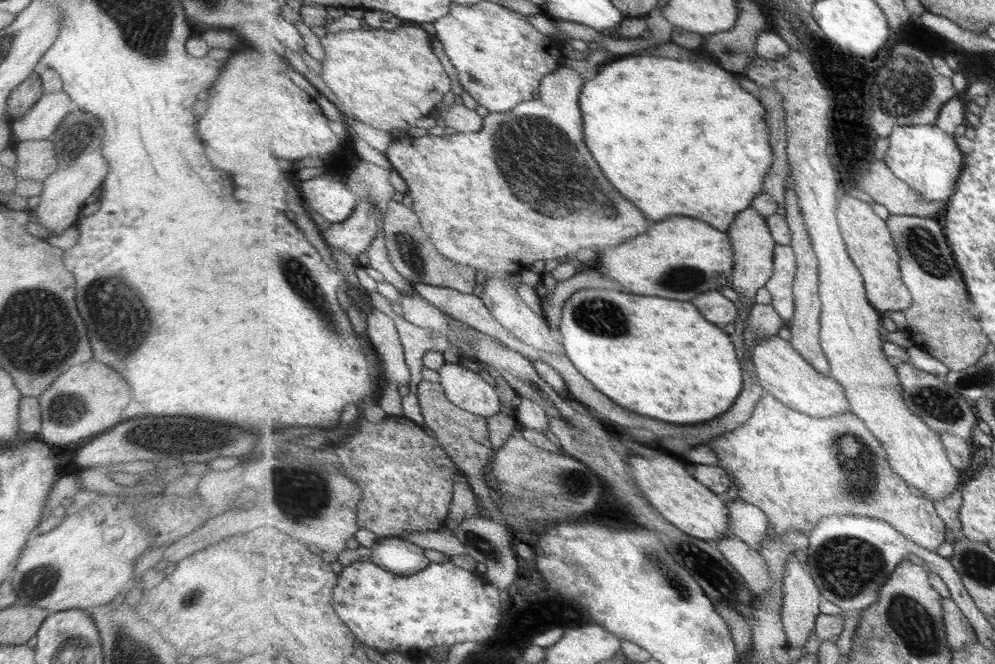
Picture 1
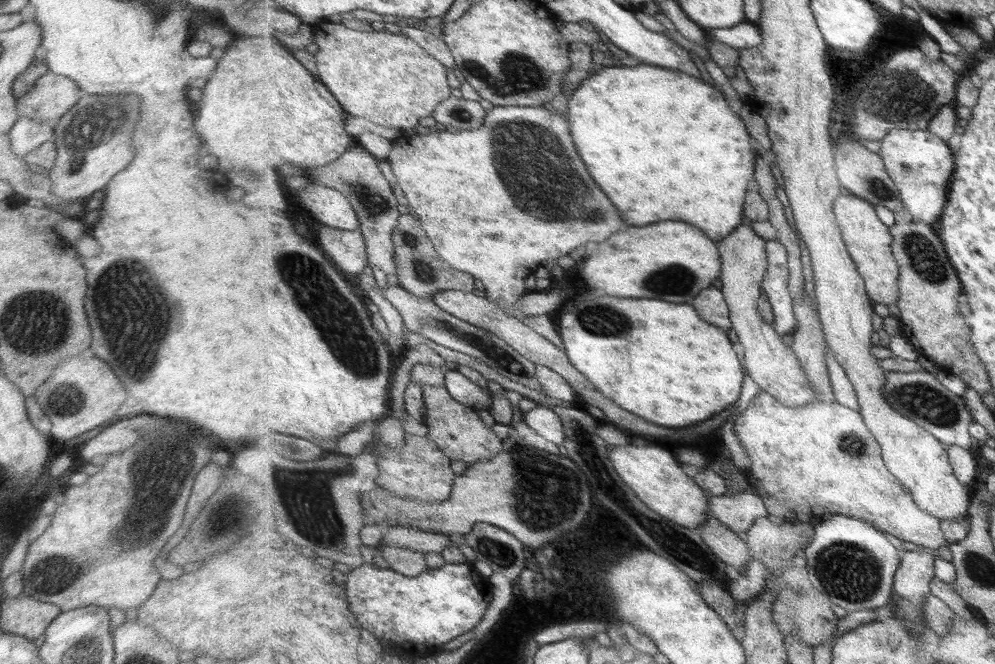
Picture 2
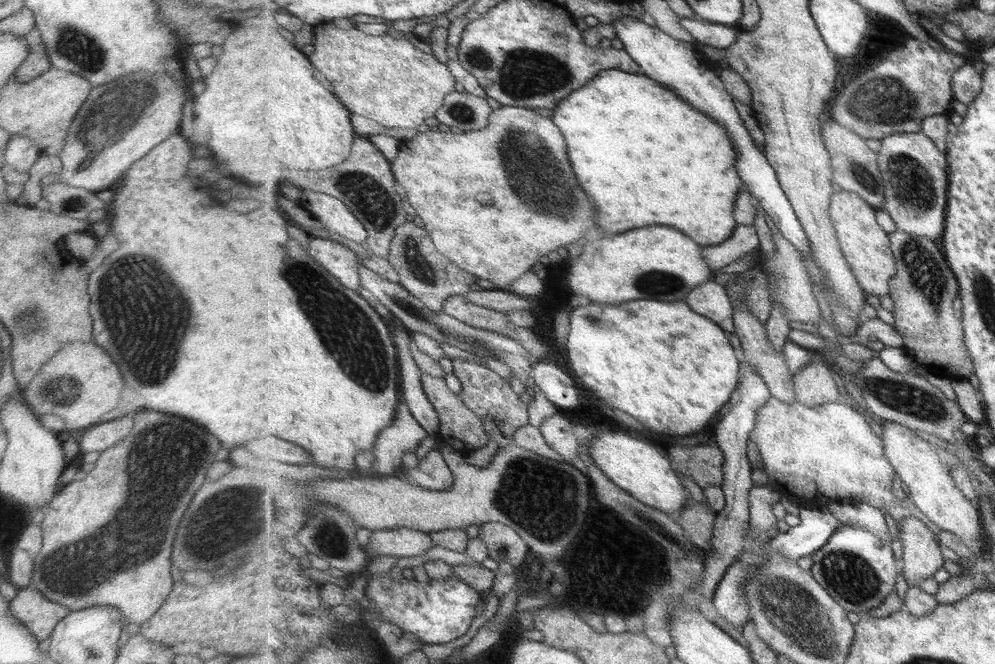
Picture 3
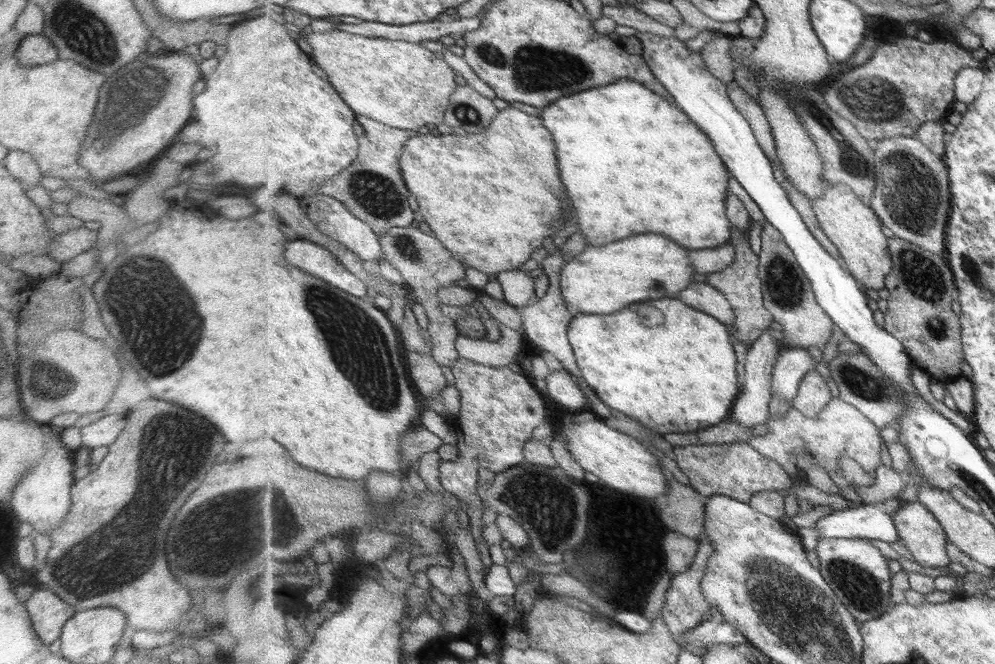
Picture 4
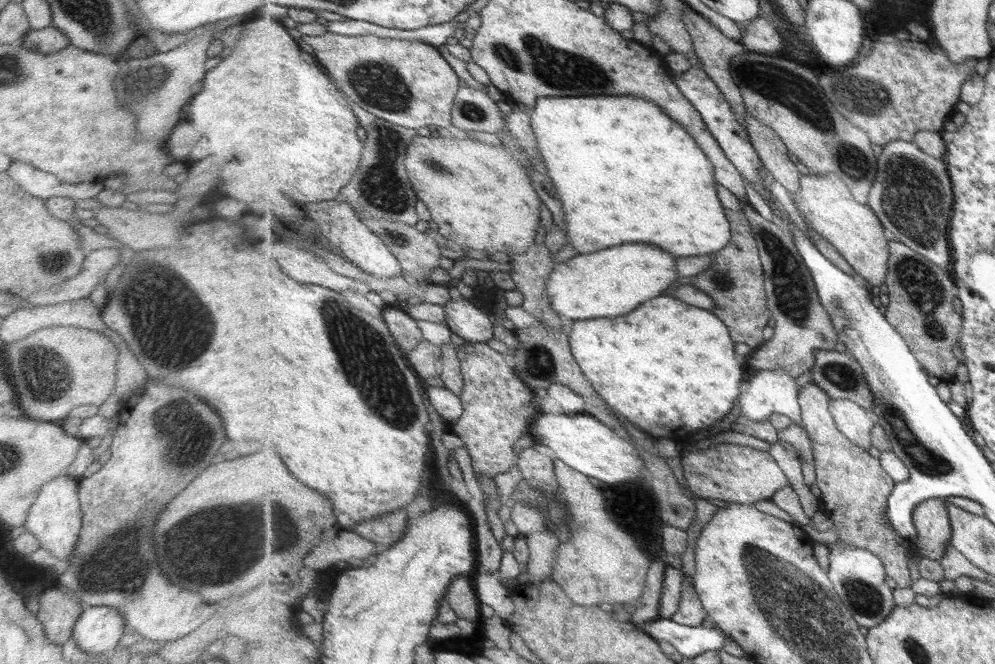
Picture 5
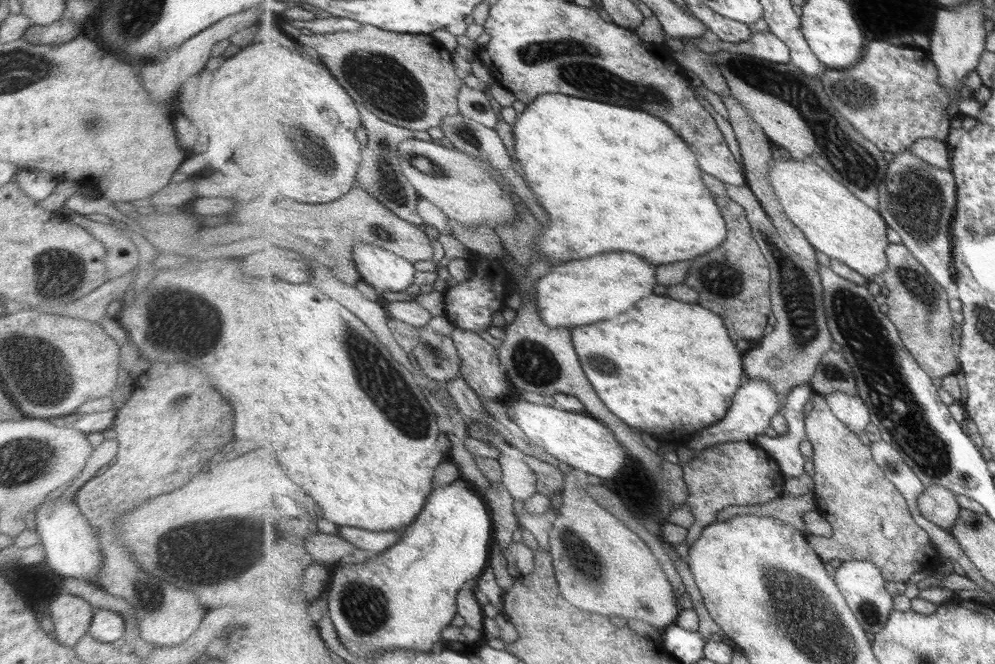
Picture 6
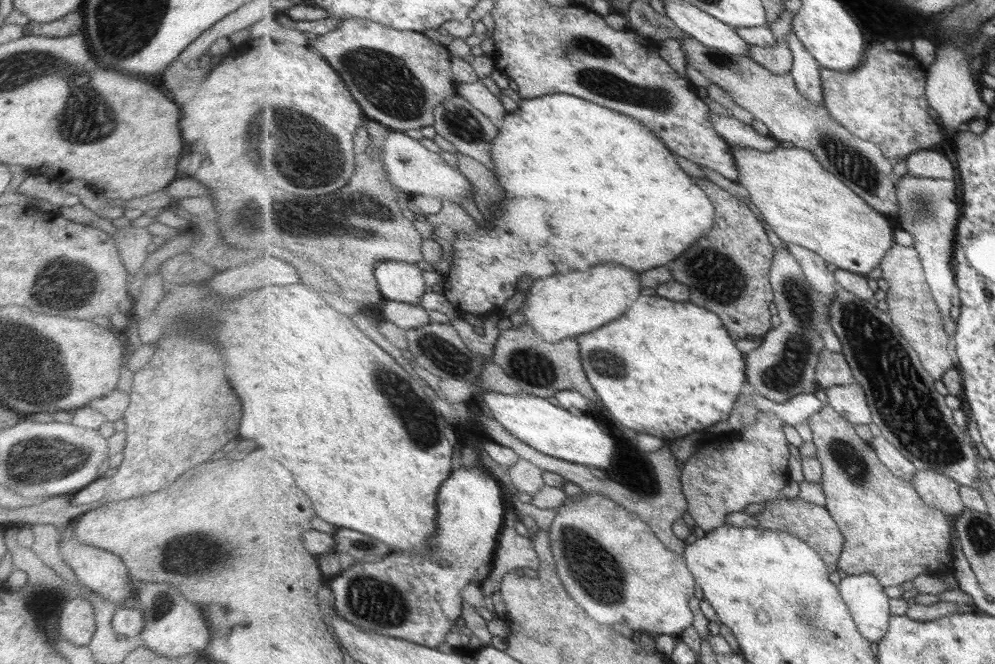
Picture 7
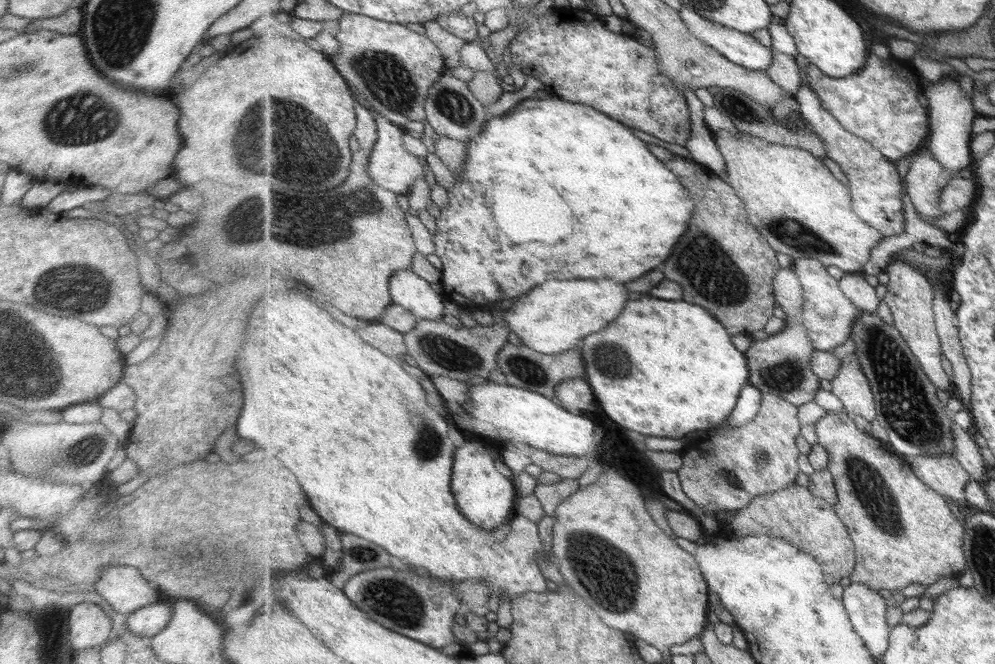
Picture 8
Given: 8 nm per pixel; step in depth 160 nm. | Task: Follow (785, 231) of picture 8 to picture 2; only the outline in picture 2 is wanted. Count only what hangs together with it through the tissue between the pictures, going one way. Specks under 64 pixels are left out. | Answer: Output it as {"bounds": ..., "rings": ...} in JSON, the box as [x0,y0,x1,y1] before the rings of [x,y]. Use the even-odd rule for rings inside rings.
{"bounds":[834,194,901,307],"rings":[[[852,194],[849,196],[840,195],[835,200],[834,211],[850,255],[854,257],[859,272],[866,280],[866,290],[871,301],[885,304],[887,307],[890,304],[897,306],[897,303],[901,300],[899,288],[900,266],[892,248],[894,237],[890,228],[879,220],[879,216],[877,216],[873,206],[874,204],[871,204],[869,201],[865,201]]]}

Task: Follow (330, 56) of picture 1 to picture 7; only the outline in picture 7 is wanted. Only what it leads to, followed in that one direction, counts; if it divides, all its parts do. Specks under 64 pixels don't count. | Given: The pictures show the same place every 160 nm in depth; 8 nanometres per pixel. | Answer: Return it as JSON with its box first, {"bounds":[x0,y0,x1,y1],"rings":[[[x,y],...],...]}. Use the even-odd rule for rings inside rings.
{"bounds":[309,18,457,131],"rings":[[[350,18],[349,20],[341,21],[337,30],[333,30],[324,35],[318,35],[315,40],[309,38],[309,46],[323,57],[326,57],[326,59],[330,61],[330,64],[337,69],[338,73],[342,76],[342,79],[346,81],[347,88],[355,94],[354,97],[358,100],[358,103],[362,105],[365,117],[368,120],[380,122],[385,126],[391,127],[395,131],[421,130],[423,126],[434,126],[436,123],[435,109],[440,106],[445,99],[451,98],[456,94],[455,88],[457,82],[455,81],[455,75],[452,71],[453,63],[451,53],[449,53],[446,46],[431,40],[431,38],[428,38],[425,34],[420,32],[389,28],[386,25],[365,18]]]}

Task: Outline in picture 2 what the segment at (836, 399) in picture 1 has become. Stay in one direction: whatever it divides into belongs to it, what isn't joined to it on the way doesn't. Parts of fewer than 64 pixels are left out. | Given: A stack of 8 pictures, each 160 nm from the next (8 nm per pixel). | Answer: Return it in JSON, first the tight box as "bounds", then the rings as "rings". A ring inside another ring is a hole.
{"bounds":[718,219,817,408],"rings":[[[745,219],[733,234],[720,240],[718,245],[723,259],[720,277],[722,292],[730,309],[732,328],[744,349],[747,374],[761,390],[771,393],[787,407],[798,408],[817,401],[817,391],[803,370],[794,348],[783,342],[774,325],[767,323],[760,311],[760,299],[764,294],[762,284],[770,267],[767,241],[758,236],[751,220]]]}

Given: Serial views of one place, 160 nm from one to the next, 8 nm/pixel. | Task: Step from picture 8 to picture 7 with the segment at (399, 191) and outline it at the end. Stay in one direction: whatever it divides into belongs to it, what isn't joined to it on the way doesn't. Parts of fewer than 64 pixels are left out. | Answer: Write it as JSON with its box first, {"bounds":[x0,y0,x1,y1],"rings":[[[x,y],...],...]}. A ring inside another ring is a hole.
{"bounds":[383,130,473,204],"rings":[[[393,130],[386,140],[384,149],[383,162],[388,180],[398,190],[403,190],[411,195],[433,196],[435,199],[457,204],[461,204],[465,197],[473,196],[473,184],[467,180],[463,172],[449,166],[439,151],[432,152],[418,140],[407,136],[404,131]]]}

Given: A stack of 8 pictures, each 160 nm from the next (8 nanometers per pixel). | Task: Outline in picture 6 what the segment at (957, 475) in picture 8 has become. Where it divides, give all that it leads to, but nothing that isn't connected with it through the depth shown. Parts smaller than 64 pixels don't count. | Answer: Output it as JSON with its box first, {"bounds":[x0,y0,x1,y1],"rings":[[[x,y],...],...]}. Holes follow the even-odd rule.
{"bounds":[918,484,963,532],"rings":[[[939,484],[927,486],[918,498],[918,505],[923,517],[948,532],[958,522],[963,509],[958,496]]]}

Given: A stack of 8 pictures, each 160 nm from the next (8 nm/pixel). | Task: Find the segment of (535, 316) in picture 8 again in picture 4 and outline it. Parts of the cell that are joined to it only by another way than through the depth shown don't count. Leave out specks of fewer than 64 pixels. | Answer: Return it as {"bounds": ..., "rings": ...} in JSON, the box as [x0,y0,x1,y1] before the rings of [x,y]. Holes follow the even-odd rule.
{"bounds":[562,234,696,314],"rings":[[[641,234],[619,240],[607,246],[588,245],[579,256],[570,260],[562,268],[562,296],[566,304],[577,309],[578,313],[613,314],[622,311],[631,302],[641,300],[661,300],[661,298],[679,298],[679,294],[693,282],[696,266],[690,257],[690,250],[682,244],[675,244],[661,234]]]}

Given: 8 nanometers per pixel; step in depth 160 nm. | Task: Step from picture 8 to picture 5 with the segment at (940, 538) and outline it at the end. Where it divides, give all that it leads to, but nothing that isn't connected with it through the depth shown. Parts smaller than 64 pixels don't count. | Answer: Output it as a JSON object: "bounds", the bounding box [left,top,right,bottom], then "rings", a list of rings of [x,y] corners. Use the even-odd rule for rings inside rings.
{"bounds":[799,383,917,588],"rings":[[[817,383],[806,384],[799,393],[799,402],[802,406],[803,428],[808,433],[813,447],[815,460],[816,485],[821,492],[821,509],[828,513],[834,520],[834,529],[839,536],[839,541],[844,545],[866,548],[874,552],[885,565],[885,574],[895,581],[896,587],[909,588],[912,586],[911,570],[907,566],[907,556],[912,556],[913,549],[917,554],[915,542],[910,542],[905,536],[901,536],[890,526],[886,520],[886,506],[894,491],[896,482],[891,475],[879,464],[877,458],[873,458],[865,448],[855,445],[838,429],[830,406],[833,398]]]}

